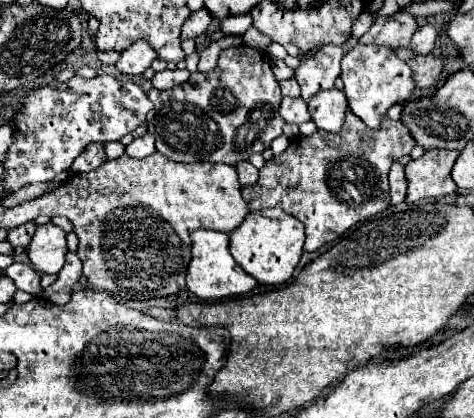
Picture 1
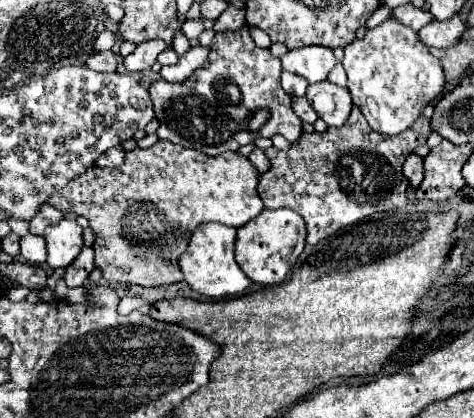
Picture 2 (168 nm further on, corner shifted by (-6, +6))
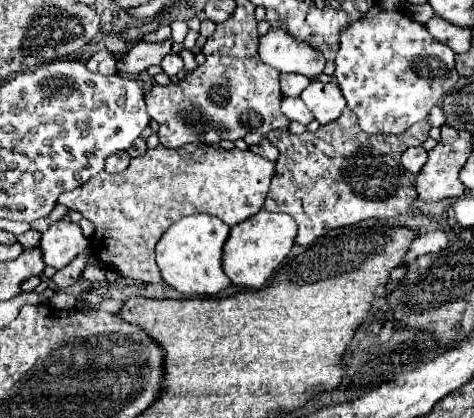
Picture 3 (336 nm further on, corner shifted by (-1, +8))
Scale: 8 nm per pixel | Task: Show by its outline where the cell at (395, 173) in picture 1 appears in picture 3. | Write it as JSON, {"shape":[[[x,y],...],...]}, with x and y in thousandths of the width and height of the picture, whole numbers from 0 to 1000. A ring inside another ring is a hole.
{"shape":[[[861,354],[852,368],[848,368],[848,397],[869,411],[869,416],[882,416],[890,407],[899,388],[899,359],[895,354]]]}

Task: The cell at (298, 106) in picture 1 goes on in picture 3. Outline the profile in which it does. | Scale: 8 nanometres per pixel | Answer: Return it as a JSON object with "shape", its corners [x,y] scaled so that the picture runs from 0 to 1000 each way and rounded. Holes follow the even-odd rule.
{"shape":[[[620,230],[620,234],[599,234],[595,239],[595,268],[608,278],[608,287],[616,292],[633,292],[633,297],[654,297],[662,287],[658,268],[646,258],[646,249],[637,244],[637,234]]]}

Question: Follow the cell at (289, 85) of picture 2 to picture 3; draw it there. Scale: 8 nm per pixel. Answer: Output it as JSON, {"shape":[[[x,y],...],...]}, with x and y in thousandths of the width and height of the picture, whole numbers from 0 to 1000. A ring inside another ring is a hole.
{"shape":[[[591,177],[591,215],[599,230],[633,230],[633,220],[654,201],[637,177]]]}

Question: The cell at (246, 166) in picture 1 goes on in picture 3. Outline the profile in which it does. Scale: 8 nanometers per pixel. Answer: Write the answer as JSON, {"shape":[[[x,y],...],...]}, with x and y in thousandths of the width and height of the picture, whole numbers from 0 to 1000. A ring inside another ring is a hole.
{"shape":[[[553,335],[549,344],[527,349],[527,359],[532,359],[536,368],[544,368],[544,373],[553,373],[553,378],[570,383],[570,388],[582,388],[582,378],[586,378],[586,359],[582,359],[582,354],[578,354],[578,344],[574,344],[574,340],[565,340],[565,335]]]}

